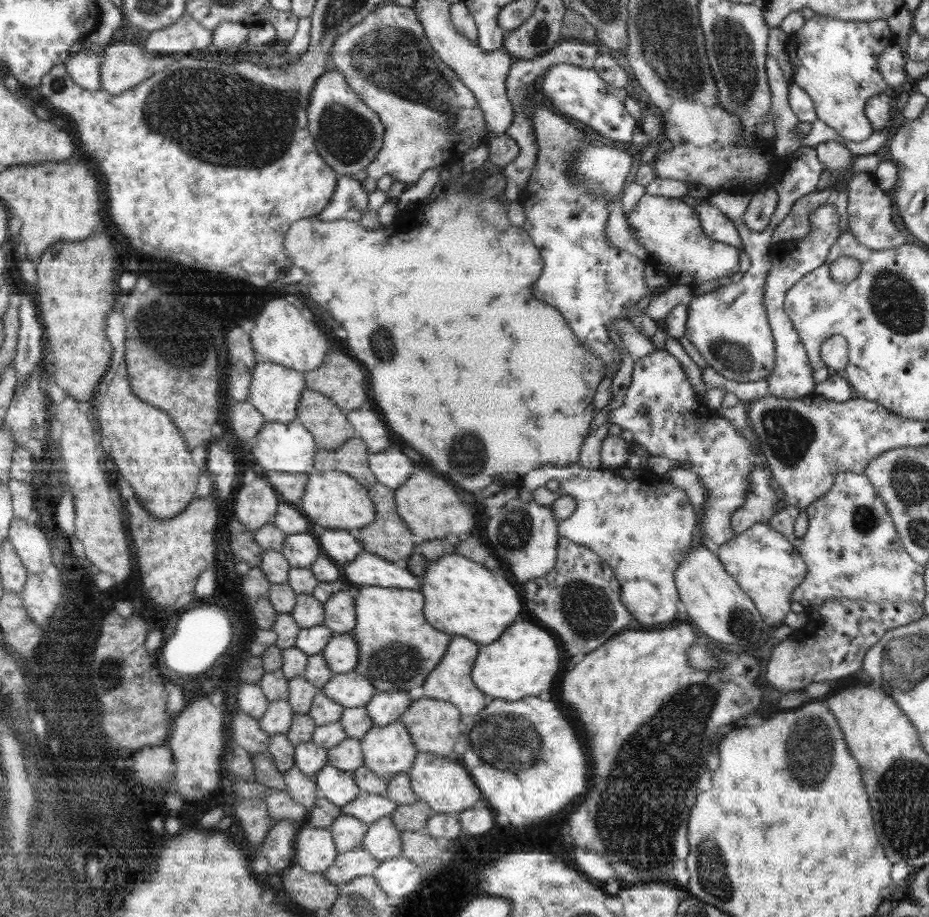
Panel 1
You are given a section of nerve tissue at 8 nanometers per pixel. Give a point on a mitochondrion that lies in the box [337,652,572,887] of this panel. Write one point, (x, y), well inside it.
(507, 742)

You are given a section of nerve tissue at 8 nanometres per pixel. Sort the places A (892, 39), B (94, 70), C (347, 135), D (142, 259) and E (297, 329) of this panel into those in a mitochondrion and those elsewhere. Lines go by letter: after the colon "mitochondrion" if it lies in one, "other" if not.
A: other
B: other
C: mitochondrion
D: other
E: other

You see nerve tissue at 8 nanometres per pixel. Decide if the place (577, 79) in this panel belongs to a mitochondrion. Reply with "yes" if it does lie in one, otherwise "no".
no

